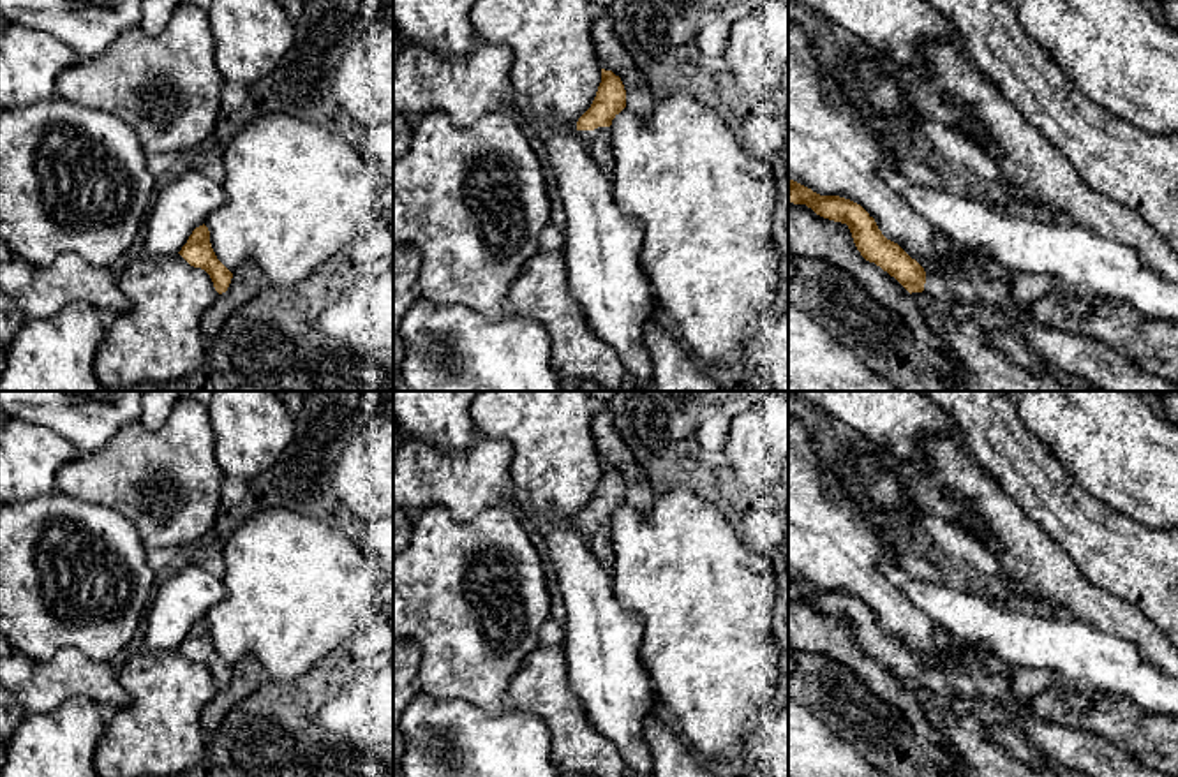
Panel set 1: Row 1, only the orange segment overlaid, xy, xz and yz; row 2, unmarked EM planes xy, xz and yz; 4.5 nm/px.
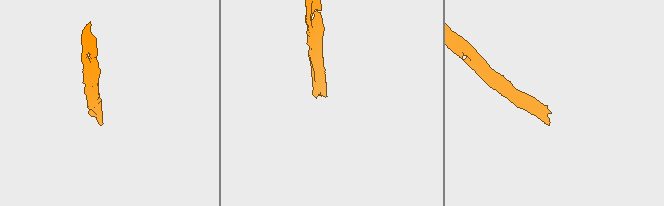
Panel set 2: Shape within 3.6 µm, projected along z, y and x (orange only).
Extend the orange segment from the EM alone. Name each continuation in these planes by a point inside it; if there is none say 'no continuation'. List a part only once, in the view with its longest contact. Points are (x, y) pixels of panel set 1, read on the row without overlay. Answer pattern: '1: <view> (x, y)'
1: xz (598, 536)

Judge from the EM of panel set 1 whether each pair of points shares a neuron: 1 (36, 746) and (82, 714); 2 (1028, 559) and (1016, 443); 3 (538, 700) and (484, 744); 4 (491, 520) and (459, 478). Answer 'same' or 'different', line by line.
1: same
2: different
3: different
4: different

